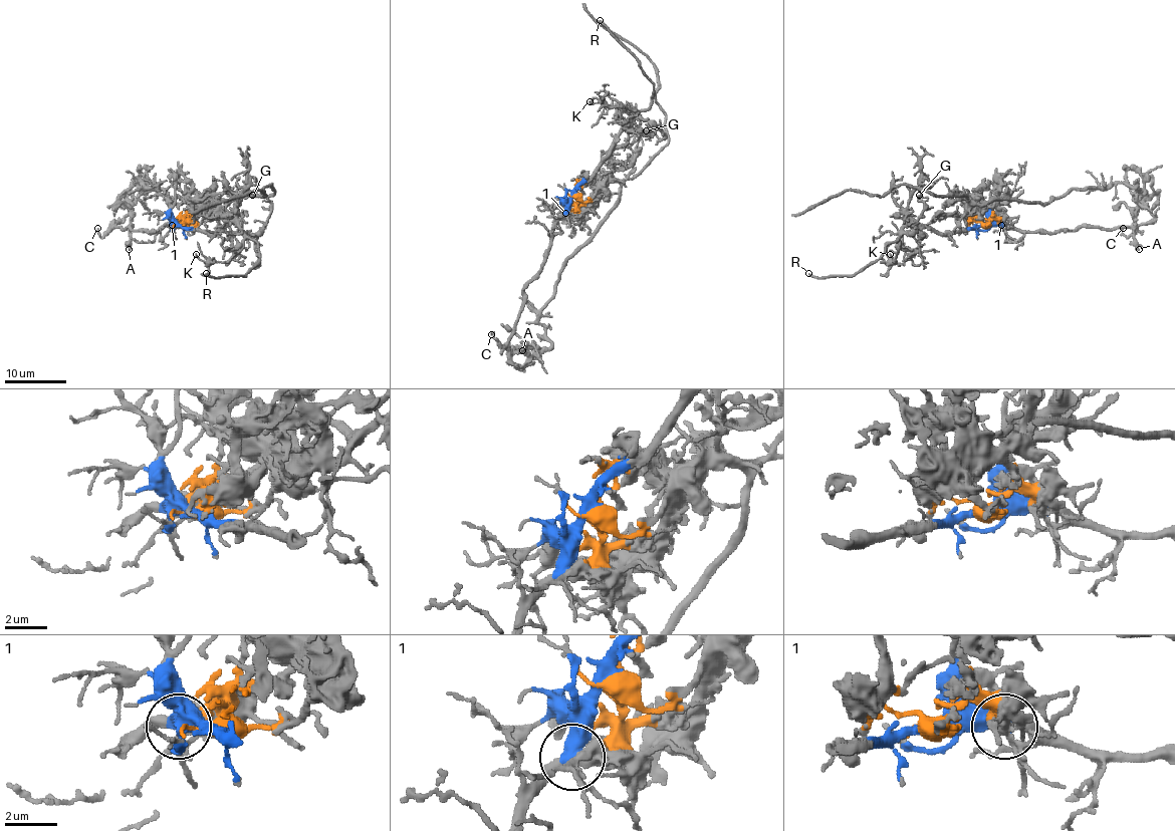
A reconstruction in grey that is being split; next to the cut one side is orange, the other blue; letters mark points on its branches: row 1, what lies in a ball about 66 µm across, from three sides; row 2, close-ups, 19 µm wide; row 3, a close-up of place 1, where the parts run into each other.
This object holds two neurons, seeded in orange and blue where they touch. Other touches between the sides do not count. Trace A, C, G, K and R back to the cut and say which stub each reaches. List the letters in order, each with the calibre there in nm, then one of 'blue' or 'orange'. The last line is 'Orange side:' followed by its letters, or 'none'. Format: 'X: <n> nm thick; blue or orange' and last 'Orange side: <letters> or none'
A: 240 nm thick; orange
C: 150 nm thick; blue
G: 70 nm thick; blue
K: 120 nm thick; blue
R: 200 nm thick; blue
Orange side: A

